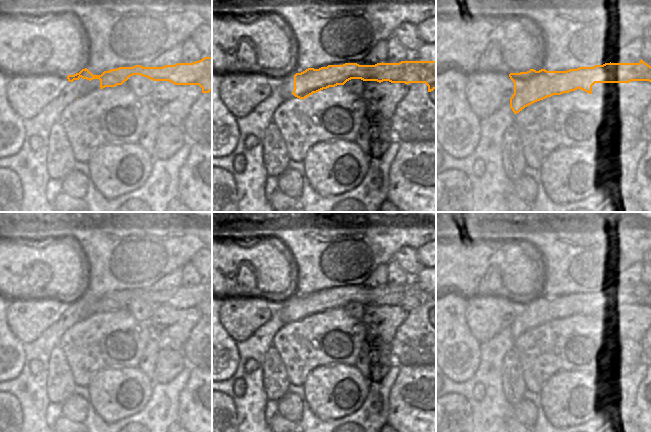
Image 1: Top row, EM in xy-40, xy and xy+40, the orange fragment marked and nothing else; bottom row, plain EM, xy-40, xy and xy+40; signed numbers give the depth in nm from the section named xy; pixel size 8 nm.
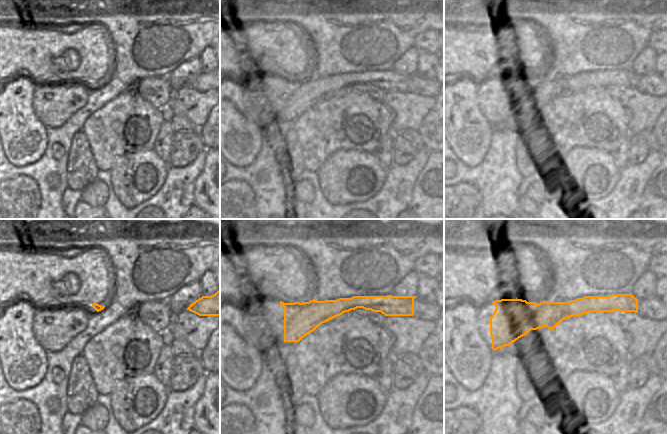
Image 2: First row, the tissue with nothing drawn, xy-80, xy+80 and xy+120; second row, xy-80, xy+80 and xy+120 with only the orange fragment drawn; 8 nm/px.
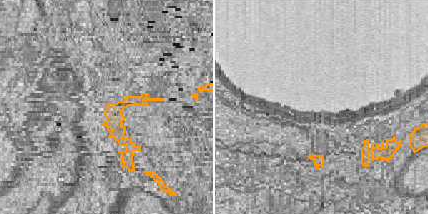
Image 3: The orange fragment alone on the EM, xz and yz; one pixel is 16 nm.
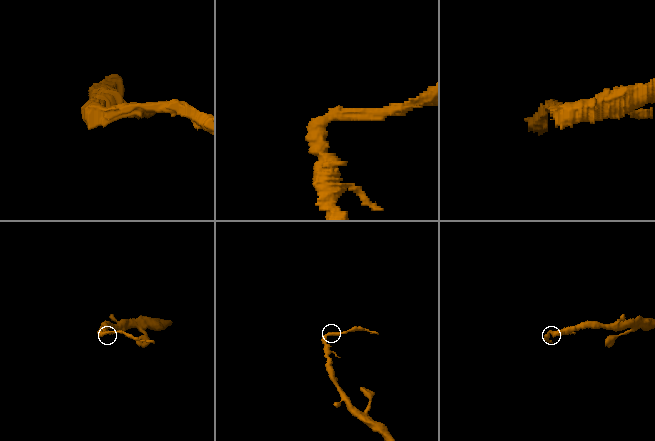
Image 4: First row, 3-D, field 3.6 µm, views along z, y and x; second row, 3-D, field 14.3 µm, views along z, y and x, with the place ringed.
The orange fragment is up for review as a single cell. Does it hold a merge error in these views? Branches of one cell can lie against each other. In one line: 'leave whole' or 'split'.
split

